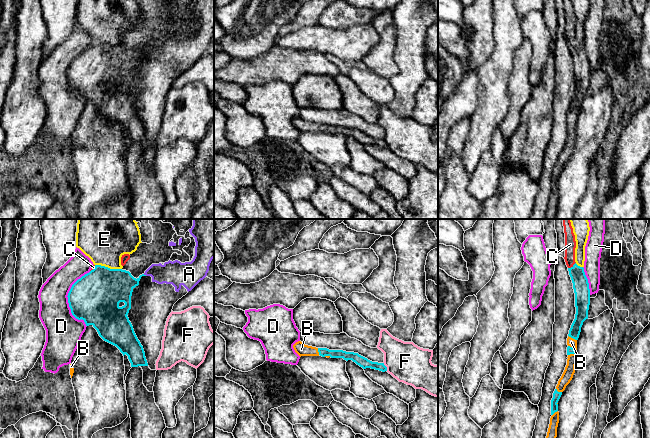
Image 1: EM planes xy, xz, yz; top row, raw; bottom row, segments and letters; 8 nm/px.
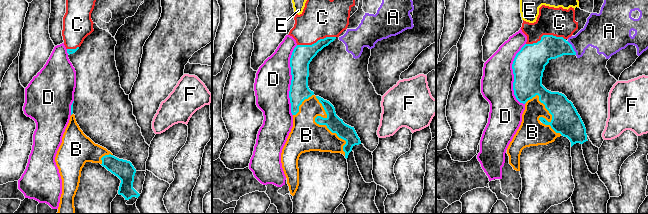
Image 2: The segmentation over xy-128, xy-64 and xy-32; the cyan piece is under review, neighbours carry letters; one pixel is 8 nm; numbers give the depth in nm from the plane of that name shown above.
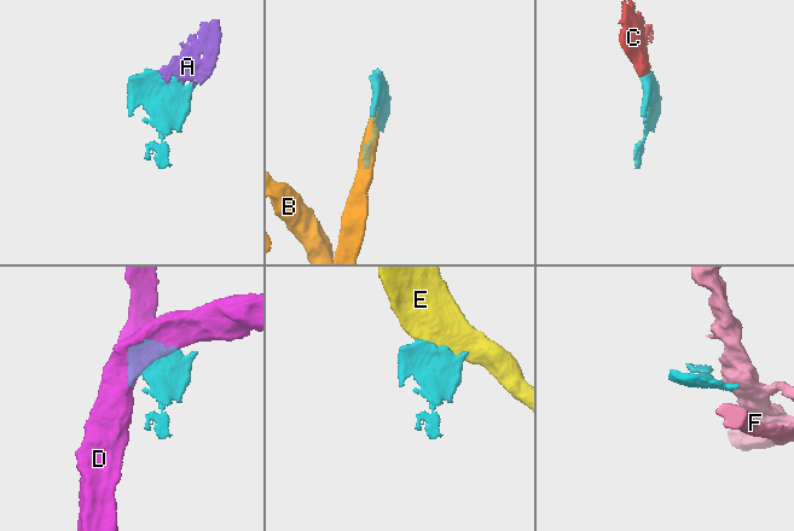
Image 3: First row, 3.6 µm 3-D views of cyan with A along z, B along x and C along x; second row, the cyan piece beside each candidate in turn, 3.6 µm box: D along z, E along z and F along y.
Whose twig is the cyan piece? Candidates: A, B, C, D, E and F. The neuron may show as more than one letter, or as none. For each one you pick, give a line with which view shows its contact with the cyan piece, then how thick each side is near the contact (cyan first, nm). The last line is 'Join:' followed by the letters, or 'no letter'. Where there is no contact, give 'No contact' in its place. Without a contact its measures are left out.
B: Touches cyan in yz. Thickness 100 nm (cyan) against 70 nm
C: Touches cyan in yz. Thickness 130 nm (cyan) against 100 nm
Join: B, C

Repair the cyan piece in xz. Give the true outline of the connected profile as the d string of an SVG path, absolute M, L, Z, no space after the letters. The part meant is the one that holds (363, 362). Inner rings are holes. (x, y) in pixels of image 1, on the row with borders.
M301 341L296 342L293 345L293 348L300 357L320 355L322 357L327 357L327 358L329 357L343 358L346 361L352 360L363 369L371 368L371 369L382 371L382 372L387 371L387 367L384 365L384 363L372 362L368 360L367 358L354 352L346 352L343 350L329 350L327 348L316 348L316 347L305 345Z

